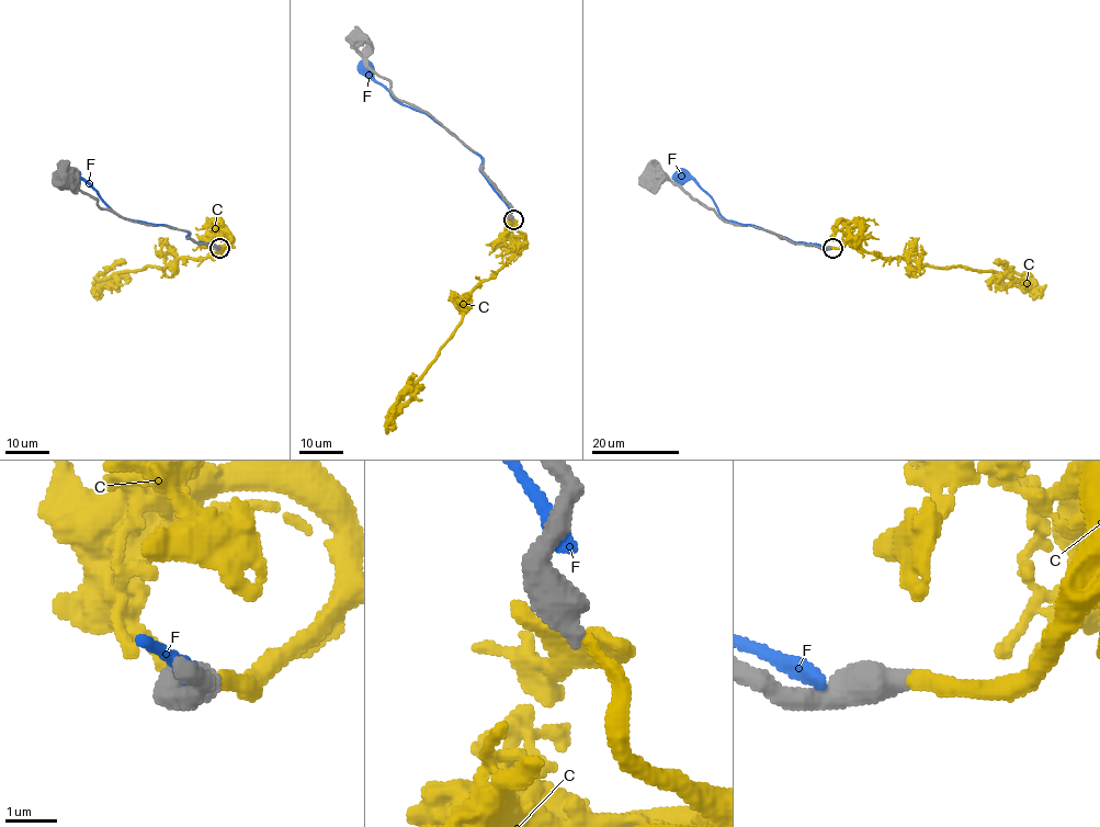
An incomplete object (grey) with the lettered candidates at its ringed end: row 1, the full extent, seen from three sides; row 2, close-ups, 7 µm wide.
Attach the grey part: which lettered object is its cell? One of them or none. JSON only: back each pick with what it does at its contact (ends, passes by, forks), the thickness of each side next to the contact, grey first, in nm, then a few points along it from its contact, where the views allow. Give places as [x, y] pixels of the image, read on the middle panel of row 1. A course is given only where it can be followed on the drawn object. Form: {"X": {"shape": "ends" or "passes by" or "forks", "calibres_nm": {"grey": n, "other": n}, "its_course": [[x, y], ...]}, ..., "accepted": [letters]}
{"C": {"shape": "ends", "calibres_nm": {"grey": 550, "other": 280}, "its_course": [[512, 221], [524, 242], [472, 293], [462, 324], [427, 373], [392, 407], [389, 415], [416, 381]]}, "accepted": ["C"]}

